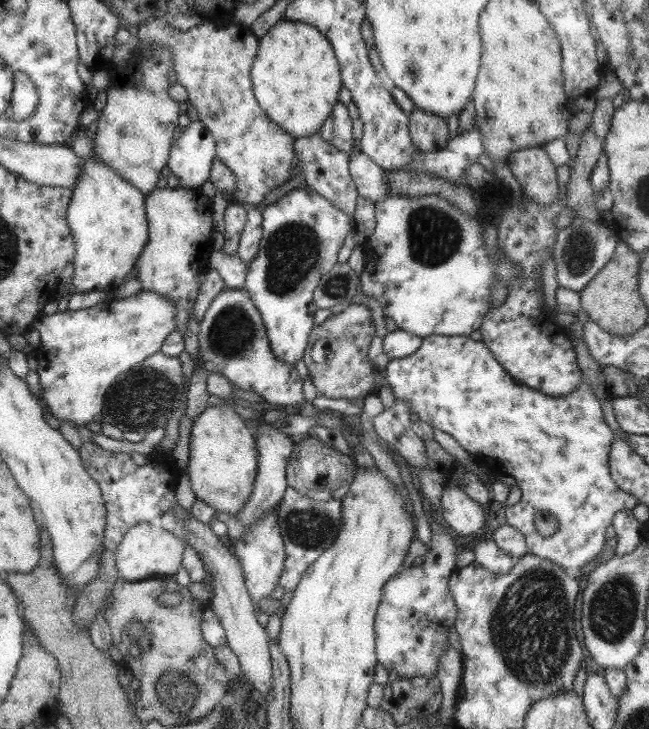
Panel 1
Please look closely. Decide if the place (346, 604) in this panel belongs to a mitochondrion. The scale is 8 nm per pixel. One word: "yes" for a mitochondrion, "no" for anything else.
no

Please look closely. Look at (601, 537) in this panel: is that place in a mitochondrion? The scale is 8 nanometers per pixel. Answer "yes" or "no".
no

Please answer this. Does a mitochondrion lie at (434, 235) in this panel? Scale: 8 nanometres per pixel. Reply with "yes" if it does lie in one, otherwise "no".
yes

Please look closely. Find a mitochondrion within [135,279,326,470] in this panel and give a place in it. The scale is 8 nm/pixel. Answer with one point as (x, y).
(233, 332)

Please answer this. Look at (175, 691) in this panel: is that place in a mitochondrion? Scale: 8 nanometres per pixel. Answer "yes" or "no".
yes

